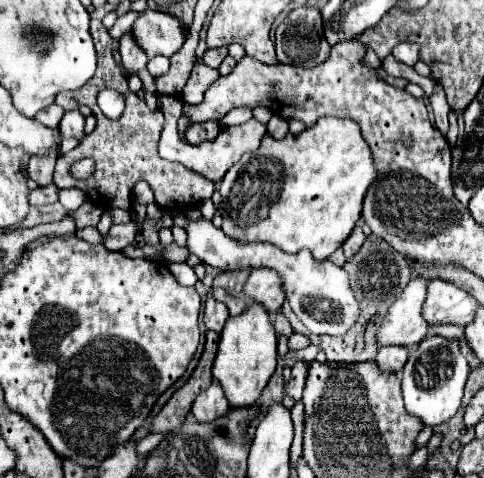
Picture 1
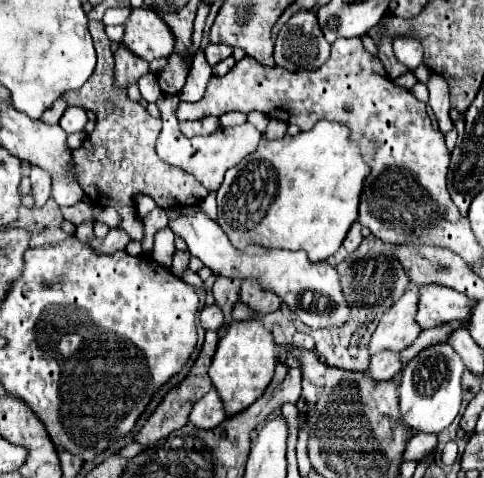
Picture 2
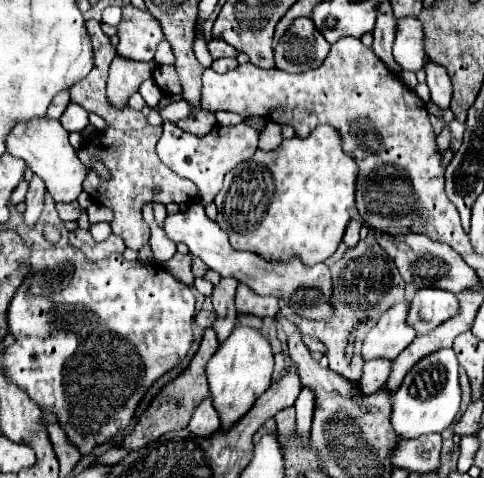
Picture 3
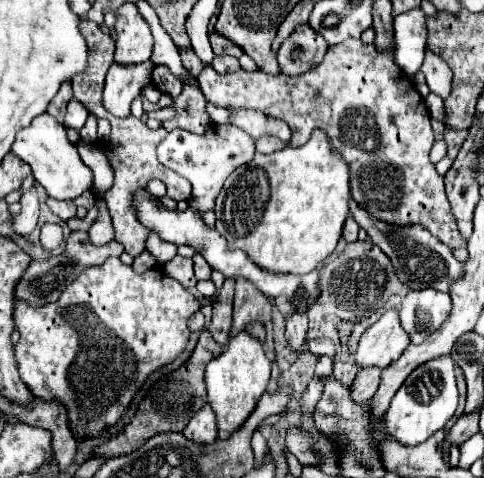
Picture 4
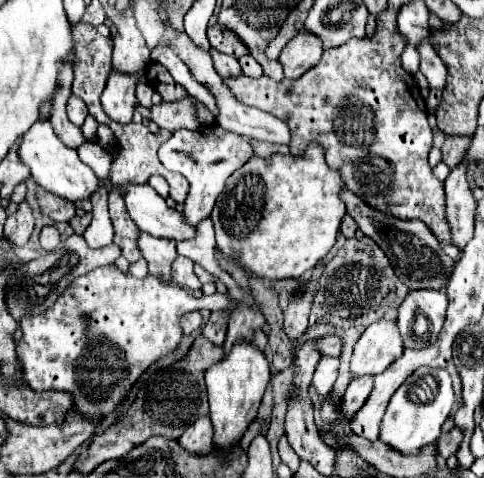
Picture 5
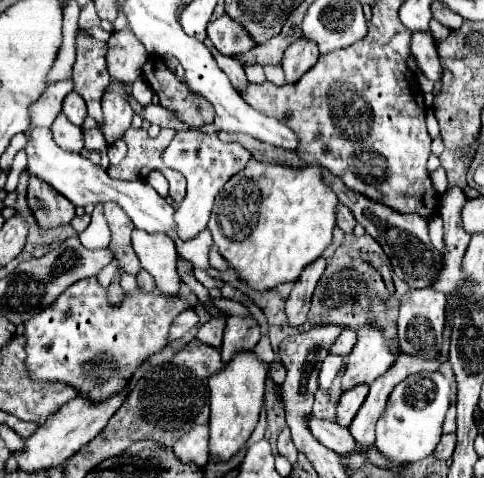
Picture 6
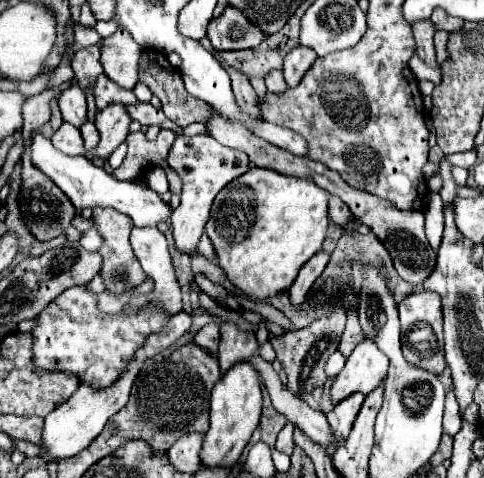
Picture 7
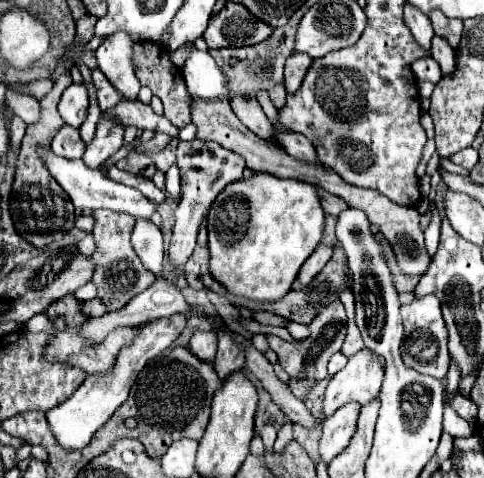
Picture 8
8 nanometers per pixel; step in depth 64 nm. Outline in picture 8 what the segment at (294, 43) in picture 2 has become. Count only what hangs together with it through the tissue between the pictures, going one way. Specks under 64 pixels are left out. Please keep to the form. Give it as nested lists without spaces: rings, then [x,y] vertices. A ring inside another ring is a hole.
[[[294,52],[288,60],[286,60],[286,68],[284,68],[284,86],[286,86],[286,92],[292,94],[300,88],[308,68],[312,64],[312,58],[308,58],[308,54],[298,54]]]

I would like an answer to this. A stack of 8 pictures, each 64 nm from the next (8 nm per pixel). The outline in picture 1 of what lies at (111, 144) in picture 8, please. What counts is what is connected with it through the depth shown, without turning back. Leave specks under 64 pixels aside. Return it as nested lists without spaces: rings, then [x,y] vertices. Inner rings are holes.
[[[124,34],[124,38],[120,40],[120,64],[126,70],[126,74],[138,74],[140,70],[146,68],[148,58],[144,56],[144,52],[140,52],[140,48],[134,44],[132,34]]]

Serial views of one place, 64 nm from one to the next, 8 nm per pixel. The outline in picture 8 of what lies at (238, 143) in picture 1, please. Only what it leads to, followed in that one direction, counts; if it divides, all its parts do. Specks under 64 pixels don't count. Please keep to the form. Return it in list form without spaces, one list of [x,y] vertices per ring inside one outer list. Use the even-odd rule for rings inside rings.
[[[202,140],[180,142],[176,150],[176,164],[180,168],[180,178],[182,178],[182,202],[176,210],[176,226],[168,246],[168,260],[172,268],[184,266],[188,262],[196,246],[198,226],[204,212],[208,212],[210,204],[216,200],[216,196],[220,194],[220,190],[224,190],[226,184],[242,178],[242,172],[246,168],[246,162],[240,154],[234,154],[216,142],[202,142]]]

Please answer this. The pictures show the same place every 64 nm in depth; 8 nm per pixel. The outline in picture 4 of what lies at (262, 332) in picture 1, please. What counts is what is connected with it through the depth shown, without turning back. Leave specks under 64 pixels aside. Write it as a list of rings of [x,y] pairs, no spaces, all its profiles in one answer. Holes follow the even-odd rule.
[[[240,332],[238,336],[234,336],[228,342],[226,350],[206,366],[208,404],[216,414],[218,438],[226,440],[226,436],[232,436],[232,432],[240,430],[244,420],[256,408],[260,396],[266,392],[270,380],[270,366],[272,362],[266,358],[262,342],[252,338],[248,332]]]

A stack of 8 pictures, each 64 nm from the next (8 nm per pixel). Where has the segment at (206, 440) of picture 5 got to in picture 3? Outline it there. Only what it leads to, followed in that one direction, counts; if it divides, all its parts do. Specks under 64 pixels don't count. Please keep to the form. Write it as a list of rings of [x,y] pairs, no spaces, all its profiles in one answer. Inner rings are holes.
[[[210,396],[206,400],[202,400],[202,404],[192,414],[188,430],[198,438],[208,438],[208,436],[212,436],[220,430],[220,418],[214,410],[214,404],[212,404]]]

